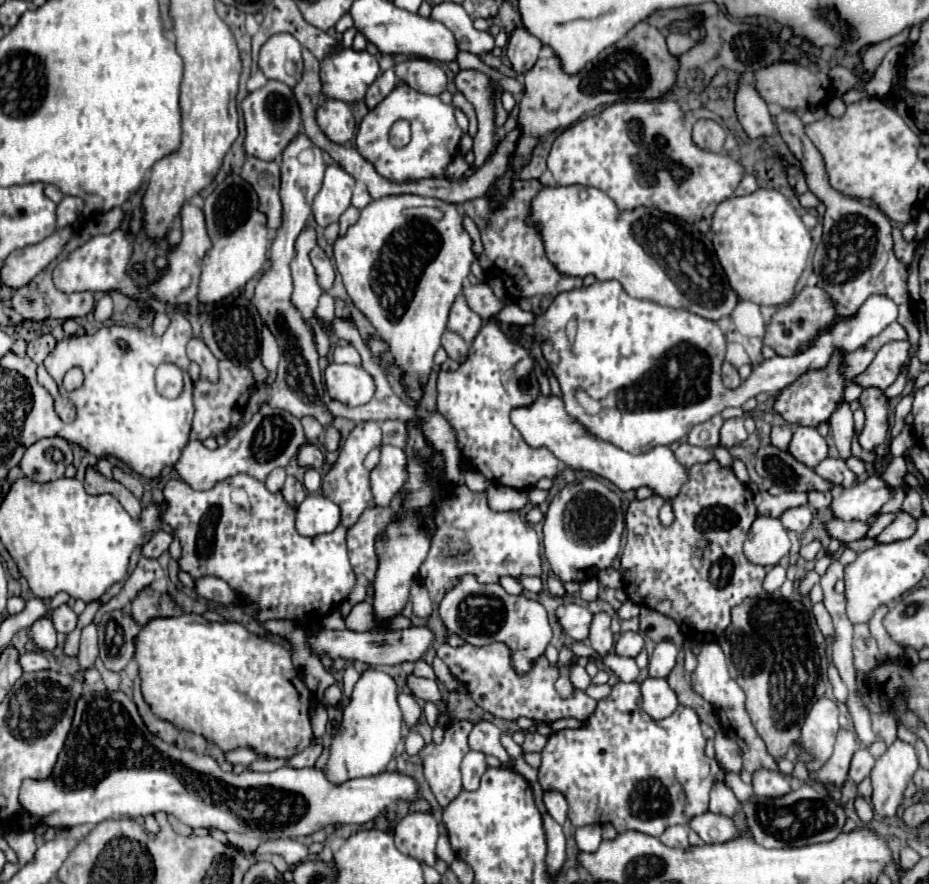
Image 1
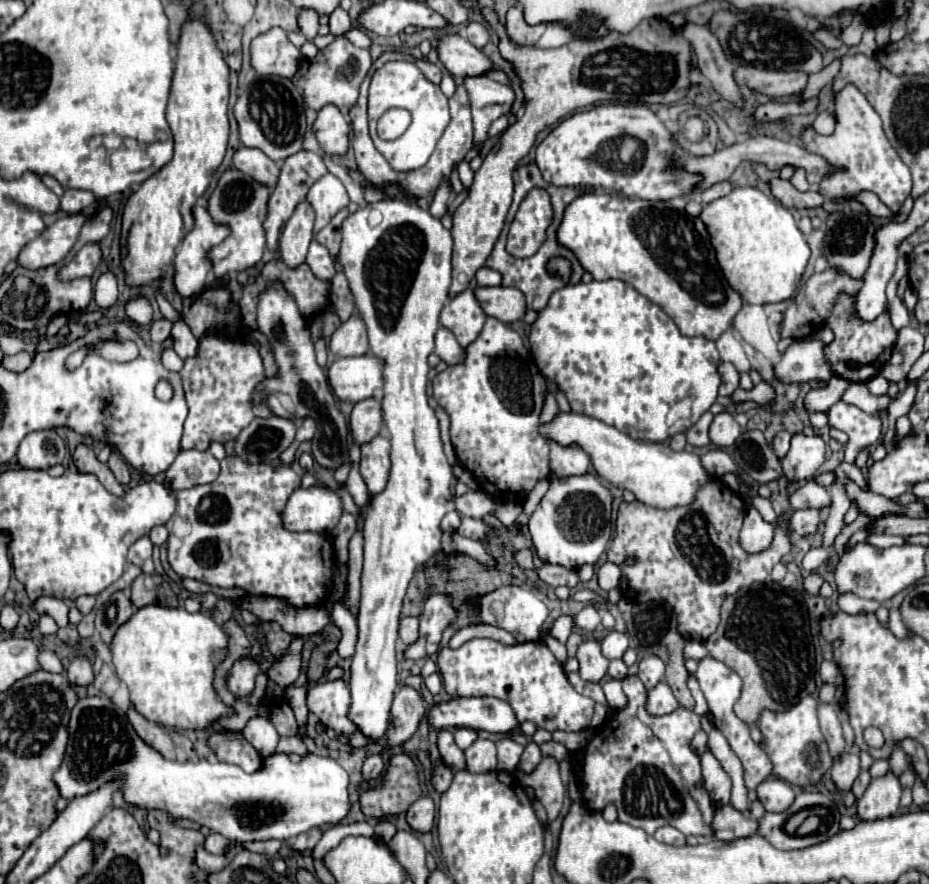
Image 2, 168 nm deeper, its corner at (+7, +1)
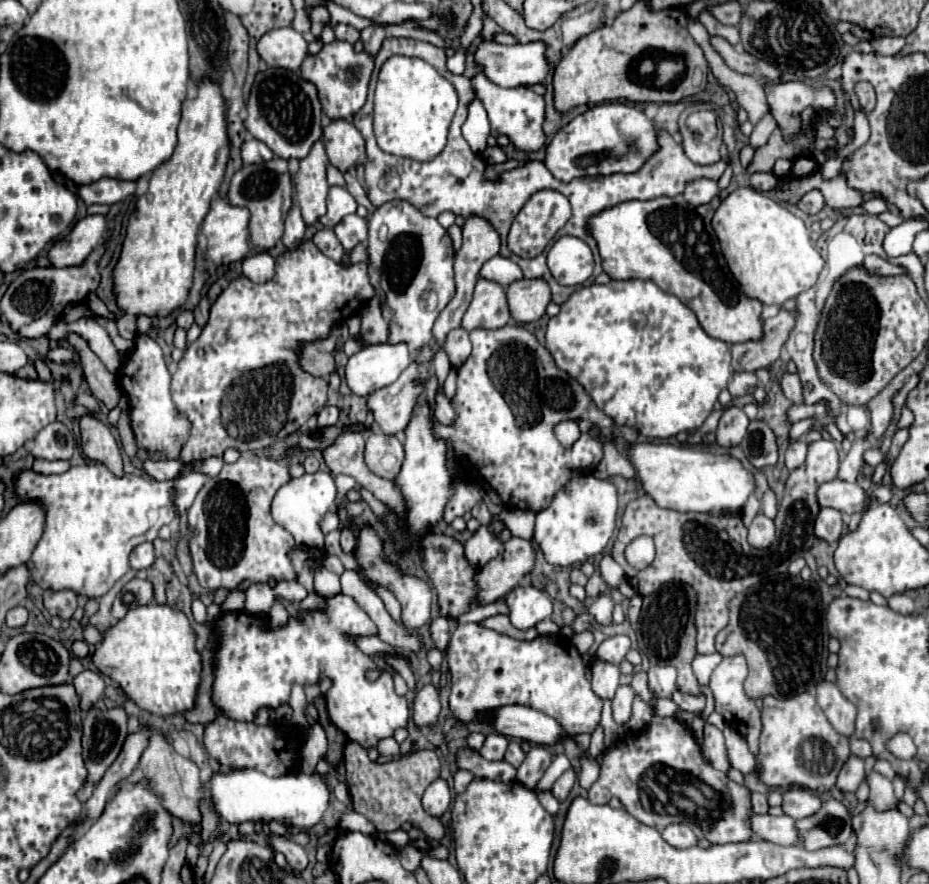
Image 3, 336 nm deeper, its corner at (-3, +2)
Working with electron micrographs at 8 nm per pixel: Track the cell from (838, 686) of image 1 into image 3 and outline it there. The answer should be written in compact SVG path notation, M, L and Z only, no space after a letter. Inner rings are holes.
M851 740L851 754L859 756L859 758L869 758L871 756L871 746L867 740Z

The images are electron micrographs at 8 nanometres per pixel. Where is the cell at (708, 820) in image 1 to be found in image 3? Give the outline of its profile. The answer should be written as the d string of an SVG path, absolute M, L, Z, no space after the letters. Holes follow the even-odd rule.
M753 814L751 816L753 836L761 840L769 840L773 844L801 844L799 830L791 816L771 816L771 814Z

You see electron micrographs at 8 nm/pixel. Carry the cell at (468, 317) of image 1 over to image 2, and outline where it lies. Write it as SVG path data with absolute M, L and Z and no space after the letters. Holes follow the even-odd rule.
M465 289L463 293L455 295L441 311L441 325L453 331L459 345L465 349L469 343L473 343L485 323L485 313L477 305L477 299L473 297L473 289Z

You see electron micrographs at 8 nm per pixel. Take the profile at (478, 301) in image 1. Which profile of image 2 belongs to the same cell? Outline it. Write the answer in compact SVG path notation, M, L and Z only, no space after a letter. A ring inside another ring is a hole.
M475 287L473 289L485 315L501 323L513 323L525 315L525 297L519 289L509 287Z

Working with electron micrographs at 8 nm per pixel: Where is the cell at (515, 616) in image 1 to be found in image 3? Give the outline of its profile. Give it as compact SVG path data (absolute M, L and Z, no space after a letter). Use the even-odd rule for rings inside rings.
M517 586L507 594L509 618L519 630L533 628L539 620L551 616L551 598L535 586Z

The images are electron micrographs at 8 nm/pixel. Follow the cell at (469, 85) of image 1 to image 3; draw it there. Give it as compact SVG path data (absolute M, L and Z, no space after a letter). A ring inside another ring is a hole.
M483 72L475 74L471 78L475 96L485 104L489 122L491 122L491 136L507 136L513 146L517 150L523 152L537 152L545 146L545 132L543 132L543 120L545 120L545 100L543 96L535 94L531 88L527 86L519 86L519 88L501 88L497 84L493 84Z

